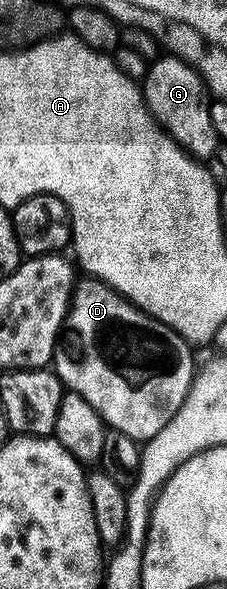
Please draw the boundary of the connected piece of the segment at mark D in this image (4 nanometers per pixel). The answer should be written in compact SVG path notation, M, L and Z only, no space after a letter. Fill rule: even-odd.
M92 277L82 280L71 292L67 330L60 336L57 350L53 353L55 374L72 394L91 404L114 432L136 441L155 437L155 433L175 417L179 405L183 405L187 397L195 374L194 348L175 329L147 314L129 299L124 299L115 288Z

